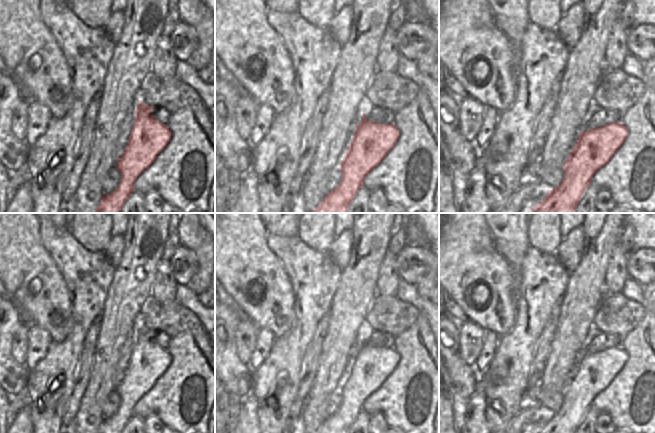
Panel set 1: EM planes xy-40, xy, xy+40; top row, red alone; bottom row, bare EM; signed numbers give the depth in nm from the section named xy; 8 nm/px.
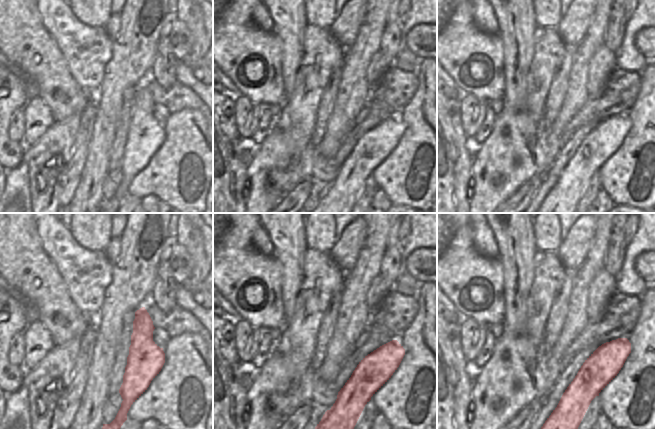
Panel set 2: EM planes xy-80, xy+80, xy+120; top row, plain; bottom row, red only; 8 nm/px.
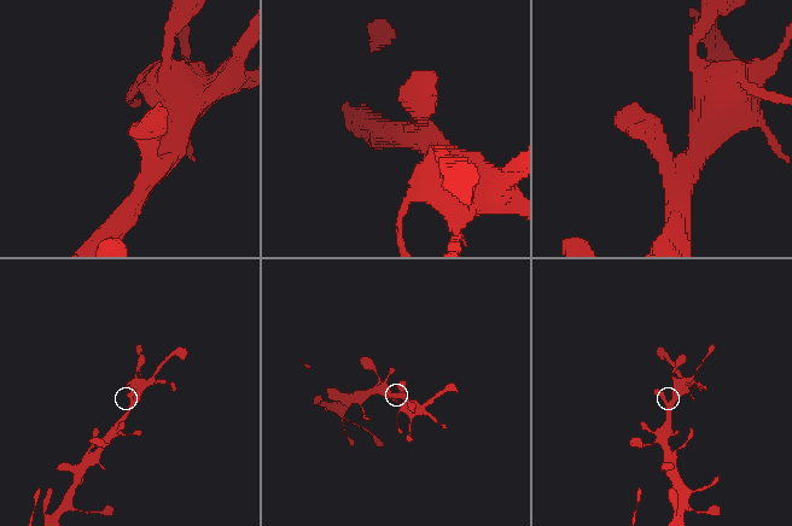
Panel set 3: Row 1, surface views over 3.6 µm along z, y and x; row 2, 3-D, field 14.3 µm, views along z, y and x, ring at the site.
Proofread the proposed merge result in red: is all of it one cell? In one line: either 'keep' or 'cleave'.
keep

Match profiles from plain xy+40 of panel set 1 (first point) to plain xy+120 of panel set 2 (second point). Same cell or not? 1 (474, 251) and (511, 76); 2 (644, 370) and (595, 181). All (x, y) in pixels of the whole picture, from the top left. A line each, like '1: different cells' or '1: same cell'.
1: different cells
2: different cells

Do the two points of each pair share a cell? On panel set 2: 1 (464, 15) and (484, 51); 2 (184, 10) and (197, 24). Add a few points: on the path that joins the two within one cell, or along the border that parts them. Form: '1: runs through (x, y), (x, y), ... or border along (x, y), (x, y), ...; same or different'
1: runs through (464, 24), (464, 31), (475, 42); same
2: runs through (187, 13), (195, 21); same

